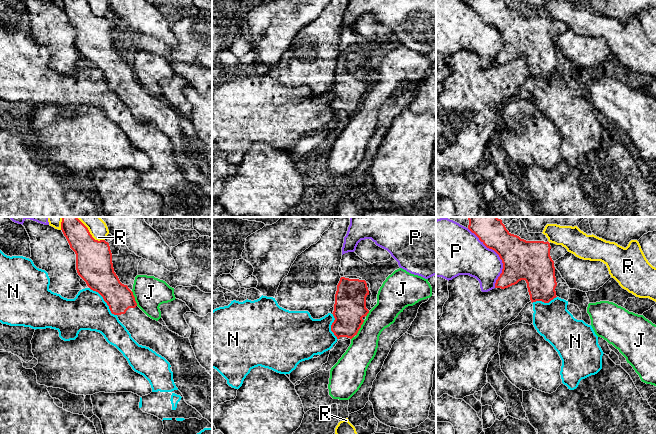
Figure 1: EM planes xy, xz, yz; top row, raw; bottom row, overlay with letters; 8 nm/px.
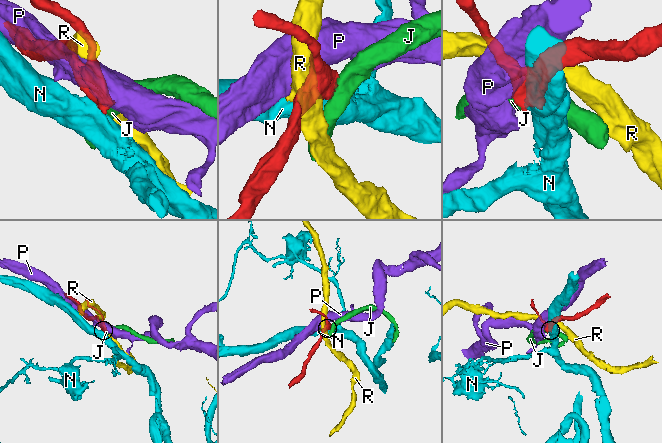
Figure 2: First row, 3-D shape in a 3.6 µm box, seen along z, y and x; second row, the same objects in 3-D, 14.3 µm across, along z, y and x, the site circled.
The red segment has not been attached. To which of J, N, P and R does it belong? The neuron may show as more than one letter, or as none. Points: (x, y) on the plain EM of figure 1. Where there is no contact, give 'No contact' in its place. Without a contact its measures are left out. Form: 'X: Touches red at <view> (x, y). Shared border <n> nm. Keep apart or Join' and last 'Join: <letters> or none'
J: Touches red at xz (360, 103). Shared border 140 nm. Keep apart
N: Touches red at xy (104, 76). Shared border 320 nm. Keep apart
P: Touches red at yz (499, 32). Shared border 550 nm. Keep apart
R: Touches red at xy (91, 12). Shared border 220 nm. Keep apart
Join: none

